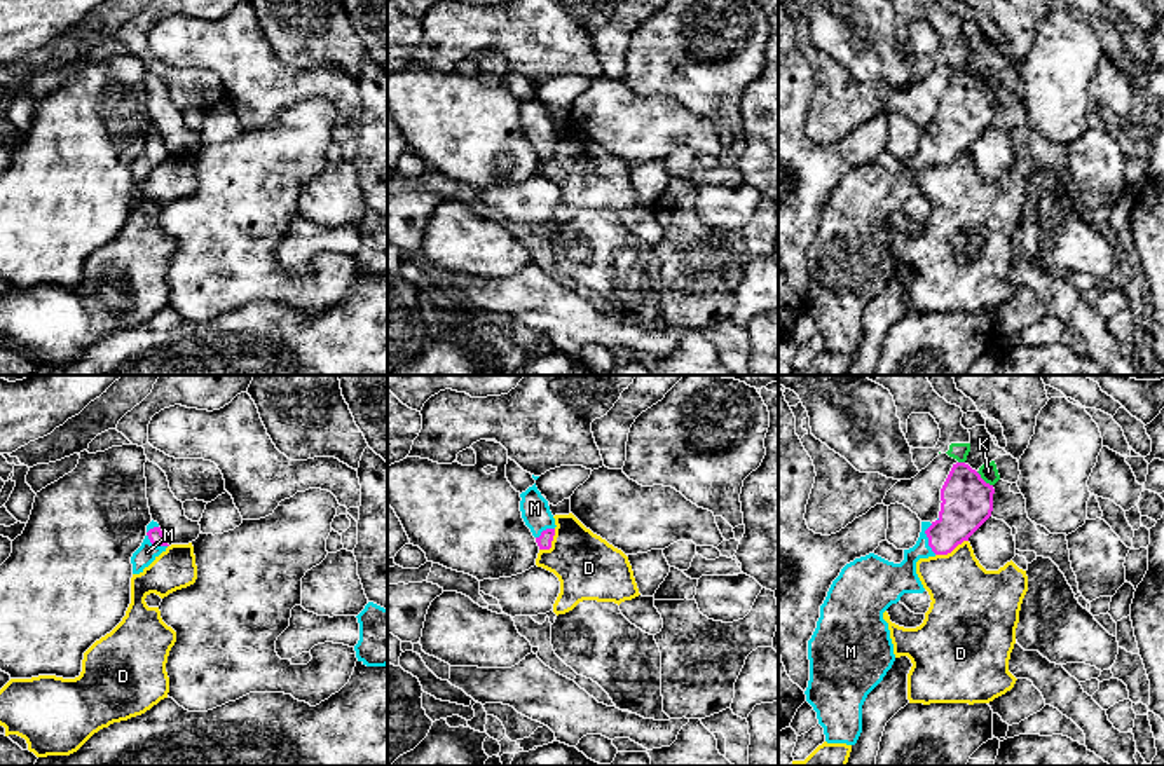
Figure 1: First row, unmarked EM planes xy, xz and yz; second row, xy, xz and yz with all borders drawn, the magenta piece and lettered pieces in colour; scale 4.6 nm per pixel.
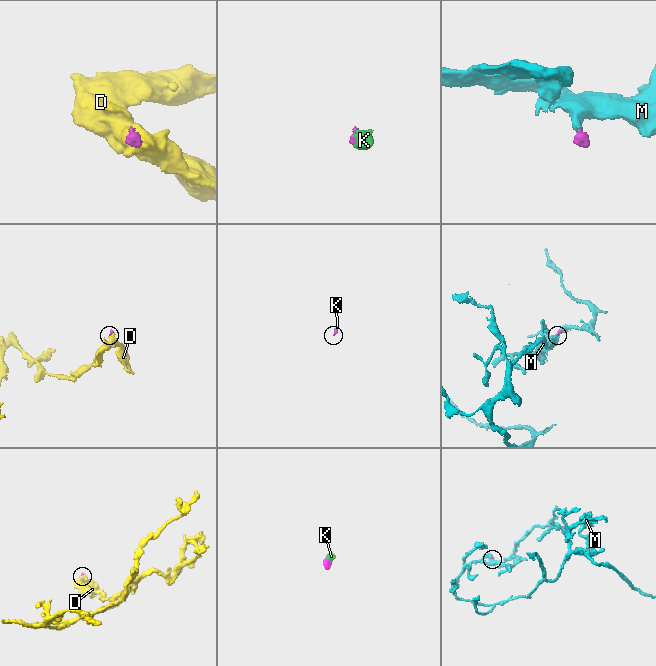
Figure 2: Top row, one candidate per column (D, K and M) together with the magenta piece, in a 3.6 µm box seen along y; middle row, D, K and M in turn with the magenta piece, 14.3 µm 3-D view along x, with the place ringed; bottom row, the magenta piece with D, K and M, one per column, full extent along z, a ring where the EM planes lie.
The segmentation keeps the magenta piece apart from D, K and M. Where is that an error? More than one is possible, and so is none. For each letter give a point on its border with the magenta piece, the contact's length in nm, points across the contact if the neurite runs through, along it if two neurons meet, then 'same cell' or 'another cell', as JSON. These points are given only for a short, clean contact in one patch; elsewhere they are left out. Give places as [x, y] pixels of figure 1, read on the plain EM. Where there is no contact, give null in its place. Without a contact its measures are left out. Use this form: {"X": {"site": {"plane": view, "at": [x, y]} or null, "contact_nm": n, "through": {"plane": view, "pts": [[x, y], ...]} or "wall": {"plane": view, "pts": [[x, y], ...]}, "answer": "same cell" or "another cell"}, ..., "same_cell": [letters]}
{"D": {"site": {"plane": "yz", "at": [951, 159]}, "contact_nm": 170, "wall": {"plane": "yz", "pts": [[967, 149], [950, 161], [936, 164]]}, "answer": "another cell"}, "K": {"site": {"plane": "yz", "at": [983, 89]}, "contact_nm": 100, "wall": {"plane": "yz", "pts": [[976, 81], [992, 95]]}, "answer": "another cell"}, "M": {"site": {"plane": "xy", "at": [152, 152]}, "contact_nm": 120, "through": {"plane": "xy", "pts": [[156, 145], [152, 152], [147, 161]]}, "answer": "same cell"}, "same_cell": ["M"]}

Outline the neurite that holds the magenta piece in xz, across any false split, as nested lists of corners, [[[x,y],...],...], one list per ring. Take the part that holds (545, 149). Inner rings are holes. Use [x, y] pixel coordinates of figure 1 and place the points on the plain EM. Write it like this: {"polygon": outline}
{"polygon": [[[536,92],[522,101],[520,106],[520,120],[525,134],[536,147],[539,159],[550,159],[557,134],[548,110],[541,105]]]}

